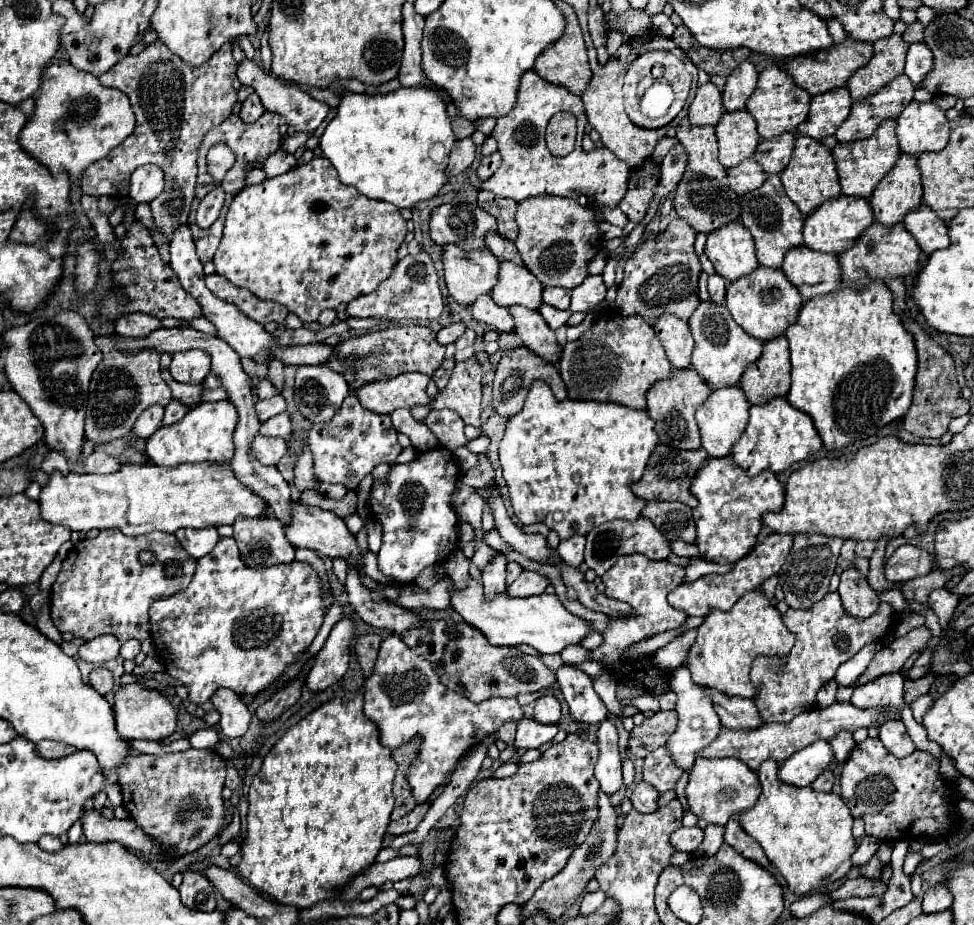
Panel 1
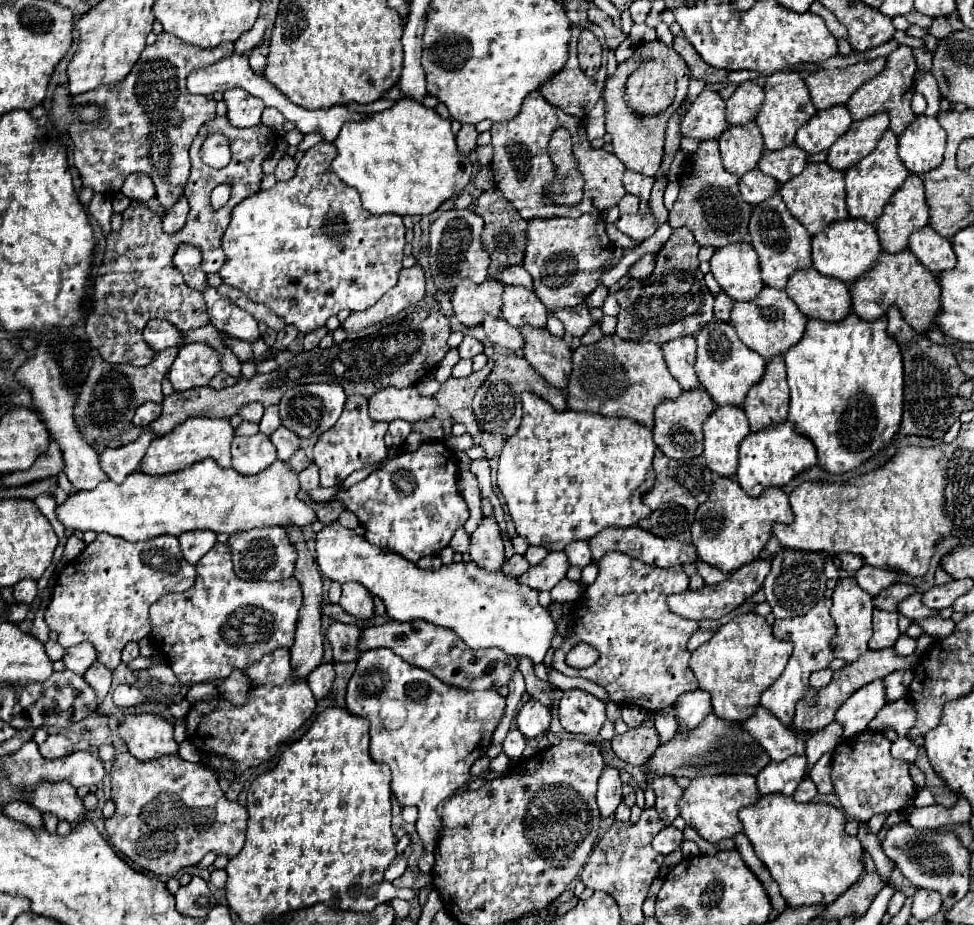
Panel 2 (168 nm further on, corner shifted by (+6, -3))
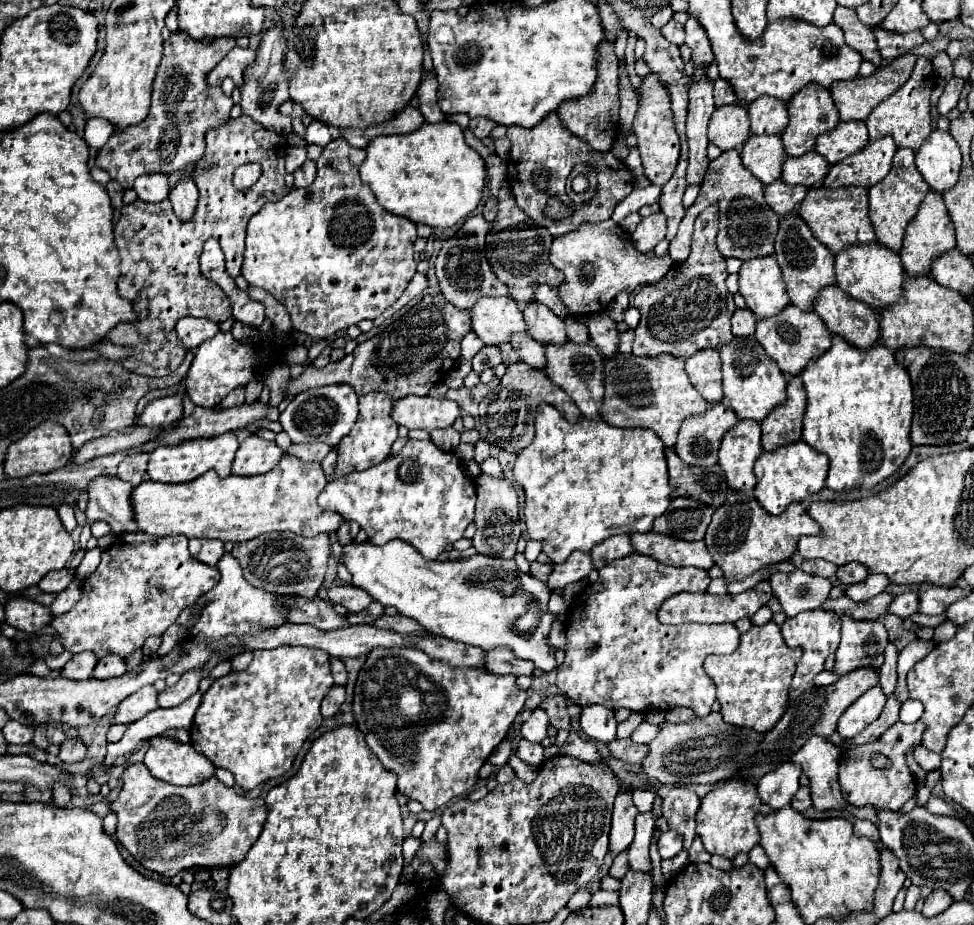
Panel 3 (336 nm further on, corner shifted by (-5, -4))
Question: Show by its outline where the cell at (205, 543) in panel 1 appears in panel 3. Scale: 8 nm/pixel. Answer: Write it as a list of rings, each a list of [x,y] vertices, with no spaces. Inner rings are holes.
[[[190,539],[190,553],[206,565],[216,565],[224,553],[224,543],[218,539]]]

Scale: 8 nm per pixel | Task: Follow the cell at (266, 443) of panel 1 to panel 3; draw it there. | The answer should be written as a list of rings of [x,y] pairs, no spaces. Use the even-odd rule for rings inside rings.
[[[250,435],[240,443],[232,465],[234,475],[262,475],[274,469],[284,451],[274,441],[264,441],[258,435]]]

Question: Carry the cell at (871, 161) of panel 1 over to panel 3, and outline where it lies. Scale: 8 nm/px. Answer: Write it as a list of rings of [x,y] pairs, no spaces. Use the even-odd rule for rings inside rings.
[[[900,147],[892,159],[892,169],[890,173],[878,181],[876,185],[872,185],[868,189],[868,201],[870,201],[870,221],[874,225],[874,231],[876,231],[876,239],[898,251],[902,247],[902,235],[904,235],[904,229],[906,225],[910,223],[910,219],[916,215],[918,211],[918,205],[922,203],[924,195],[928,193],[928,183],[924,181],[924,177],[918,173],[916,165],[914,165],[914,151],[912,149],[906,149],[906,147]]]

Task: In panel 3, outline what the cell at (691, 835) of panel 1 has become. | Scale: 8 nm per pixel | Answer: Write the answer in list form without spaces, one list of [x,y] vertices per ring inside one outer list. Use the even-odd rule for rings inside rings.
[[[664,831],[658,839],[658,851],[662,859],[672,859],[678,851],[682,851],[682,837],[676,831]]]

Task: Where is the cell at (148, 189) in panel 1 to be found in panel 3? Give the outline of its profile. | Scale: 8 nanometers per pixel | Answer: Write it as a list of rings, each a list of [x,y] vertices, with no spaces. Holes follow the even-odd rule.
[[[146,173],[140,175],[134,183],[134,191],[138,193],[138,199],[146,203],[158,203],[168,199],[168,177],[160,173]]]

